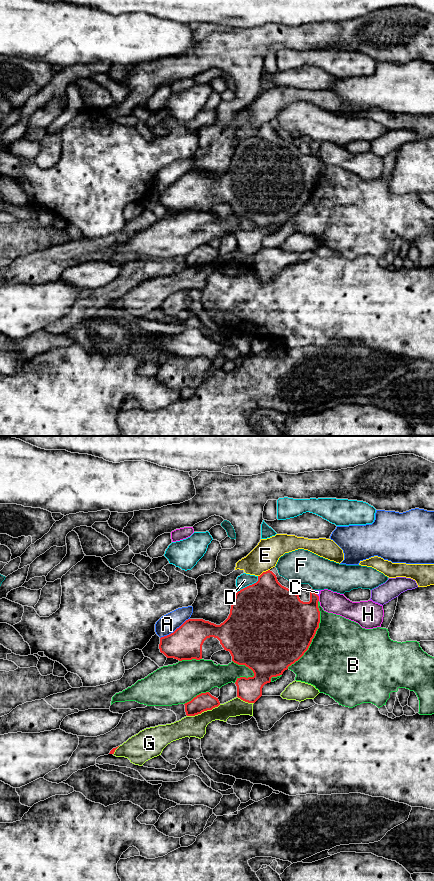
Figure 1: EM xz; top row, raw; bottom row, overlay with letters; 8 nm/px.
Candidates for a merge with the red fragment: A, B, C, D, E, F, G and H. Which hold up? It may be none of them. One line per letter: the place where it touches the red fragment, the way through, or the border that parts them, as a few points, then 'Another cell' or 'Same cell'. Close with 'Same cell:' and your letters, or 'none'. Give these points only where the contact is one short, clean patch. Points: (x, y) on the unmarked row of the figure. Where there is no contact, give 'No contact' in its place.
A: Touches red at xz (175, 182). Another cell
B: Touches red at xz (314, 187). Another cell
C: Touches red at xz (315, 145). Path across: xz (300, 172), (312, 158), (315, 145), (317, 144). Same cell
D: Touches red at xz (249, 137). Another cell
E: Touches red at xz (263, 124). Another cell
F: Touches red at xz (312, 141). Boundary: xz (312, 140), (314, 142). Another cell
G: Touches red at xz (203, 263). Another cell
H: Touches red at xz (318, 150). Another cell
Same cell: C

